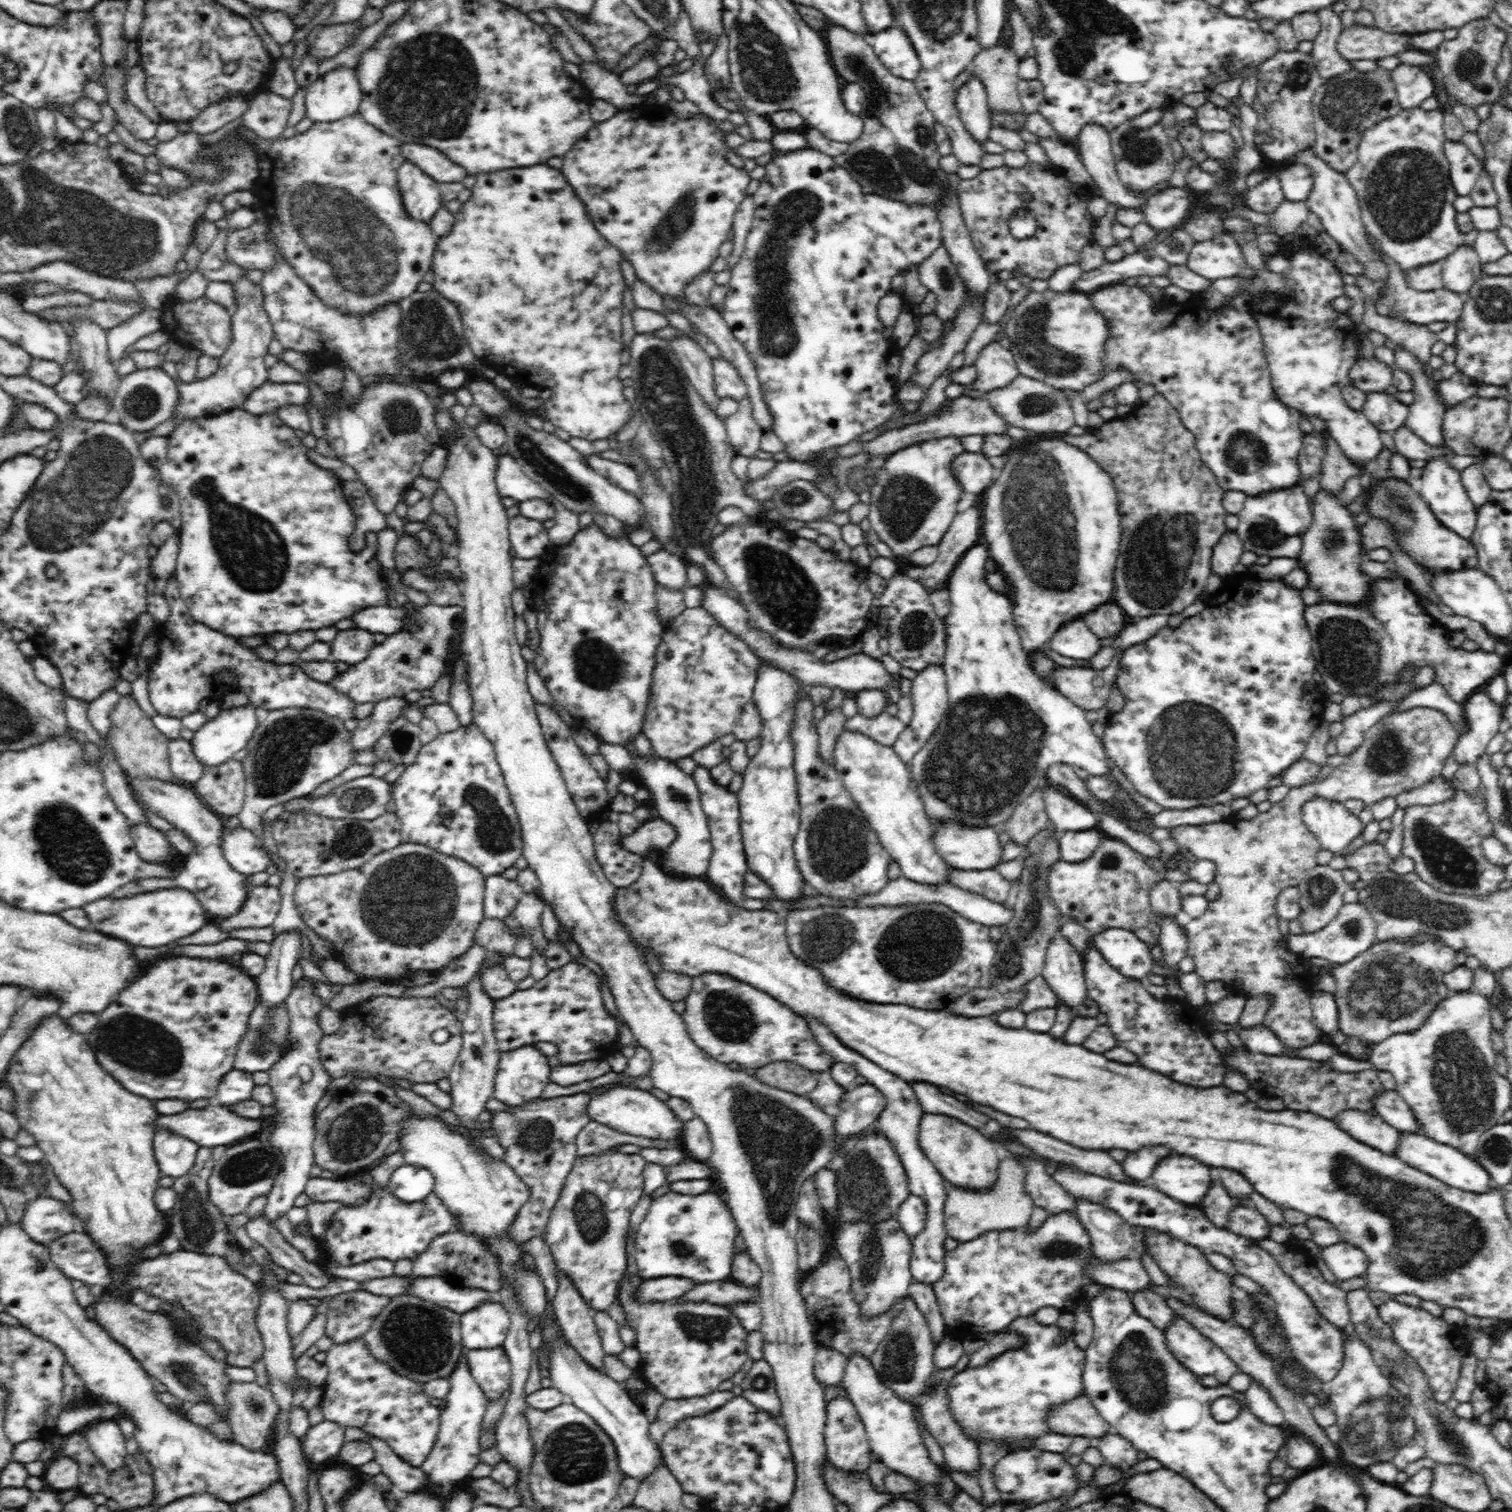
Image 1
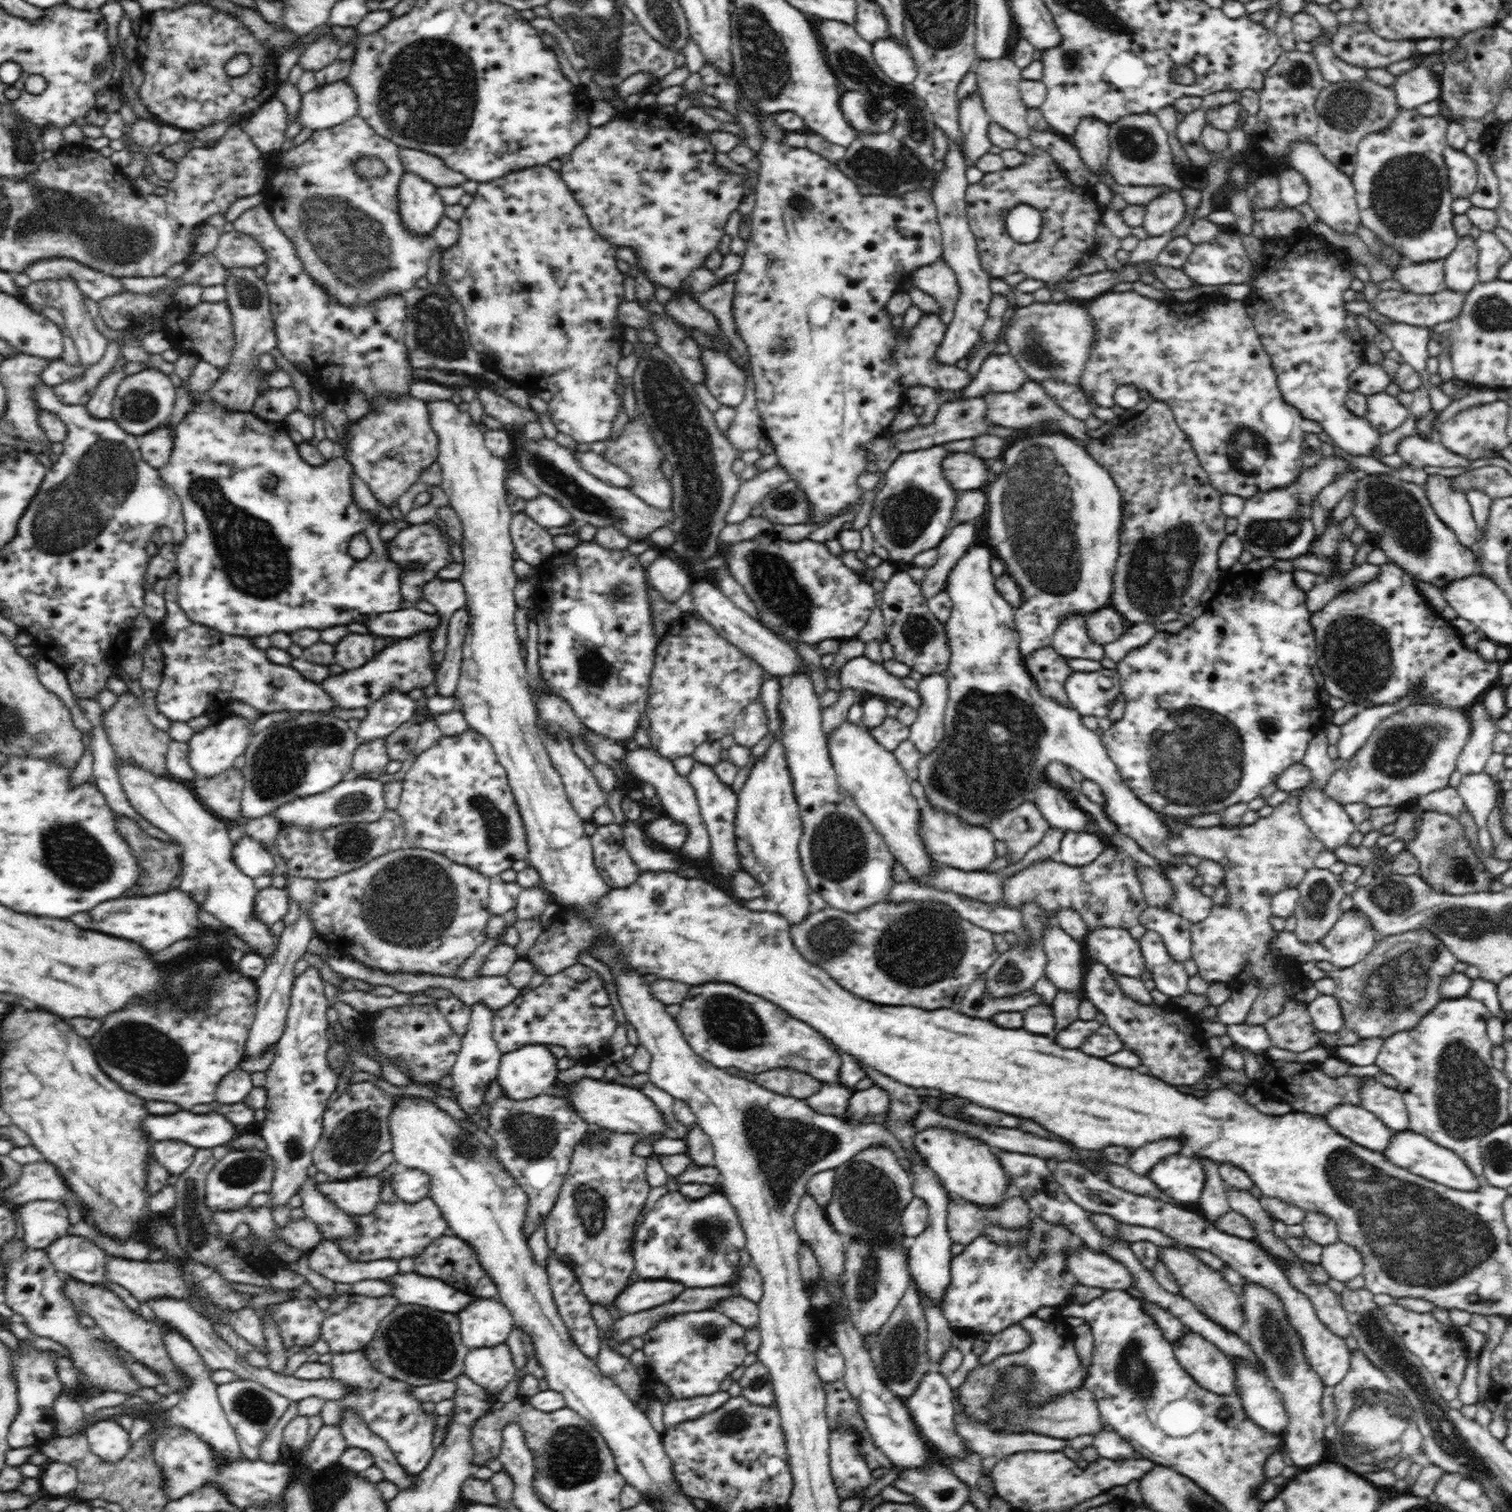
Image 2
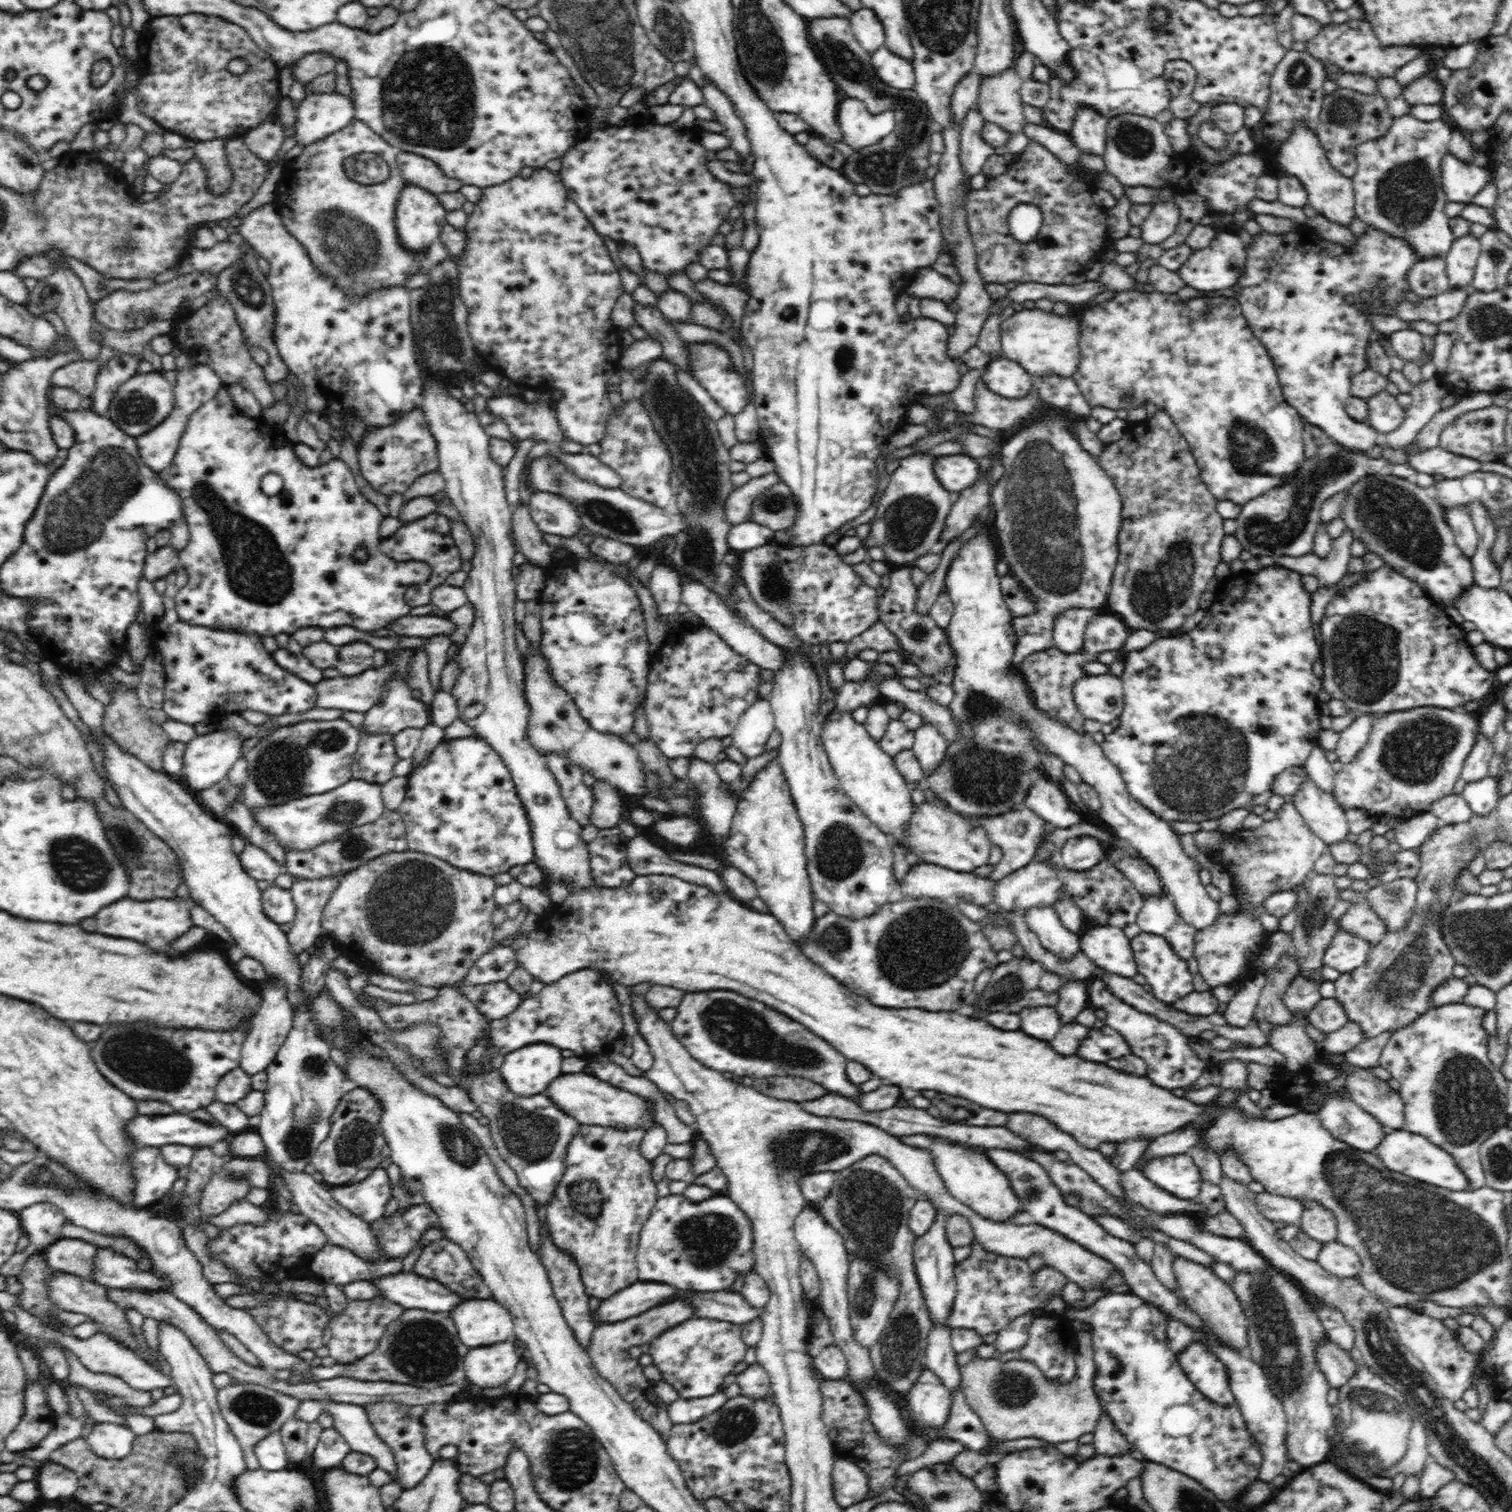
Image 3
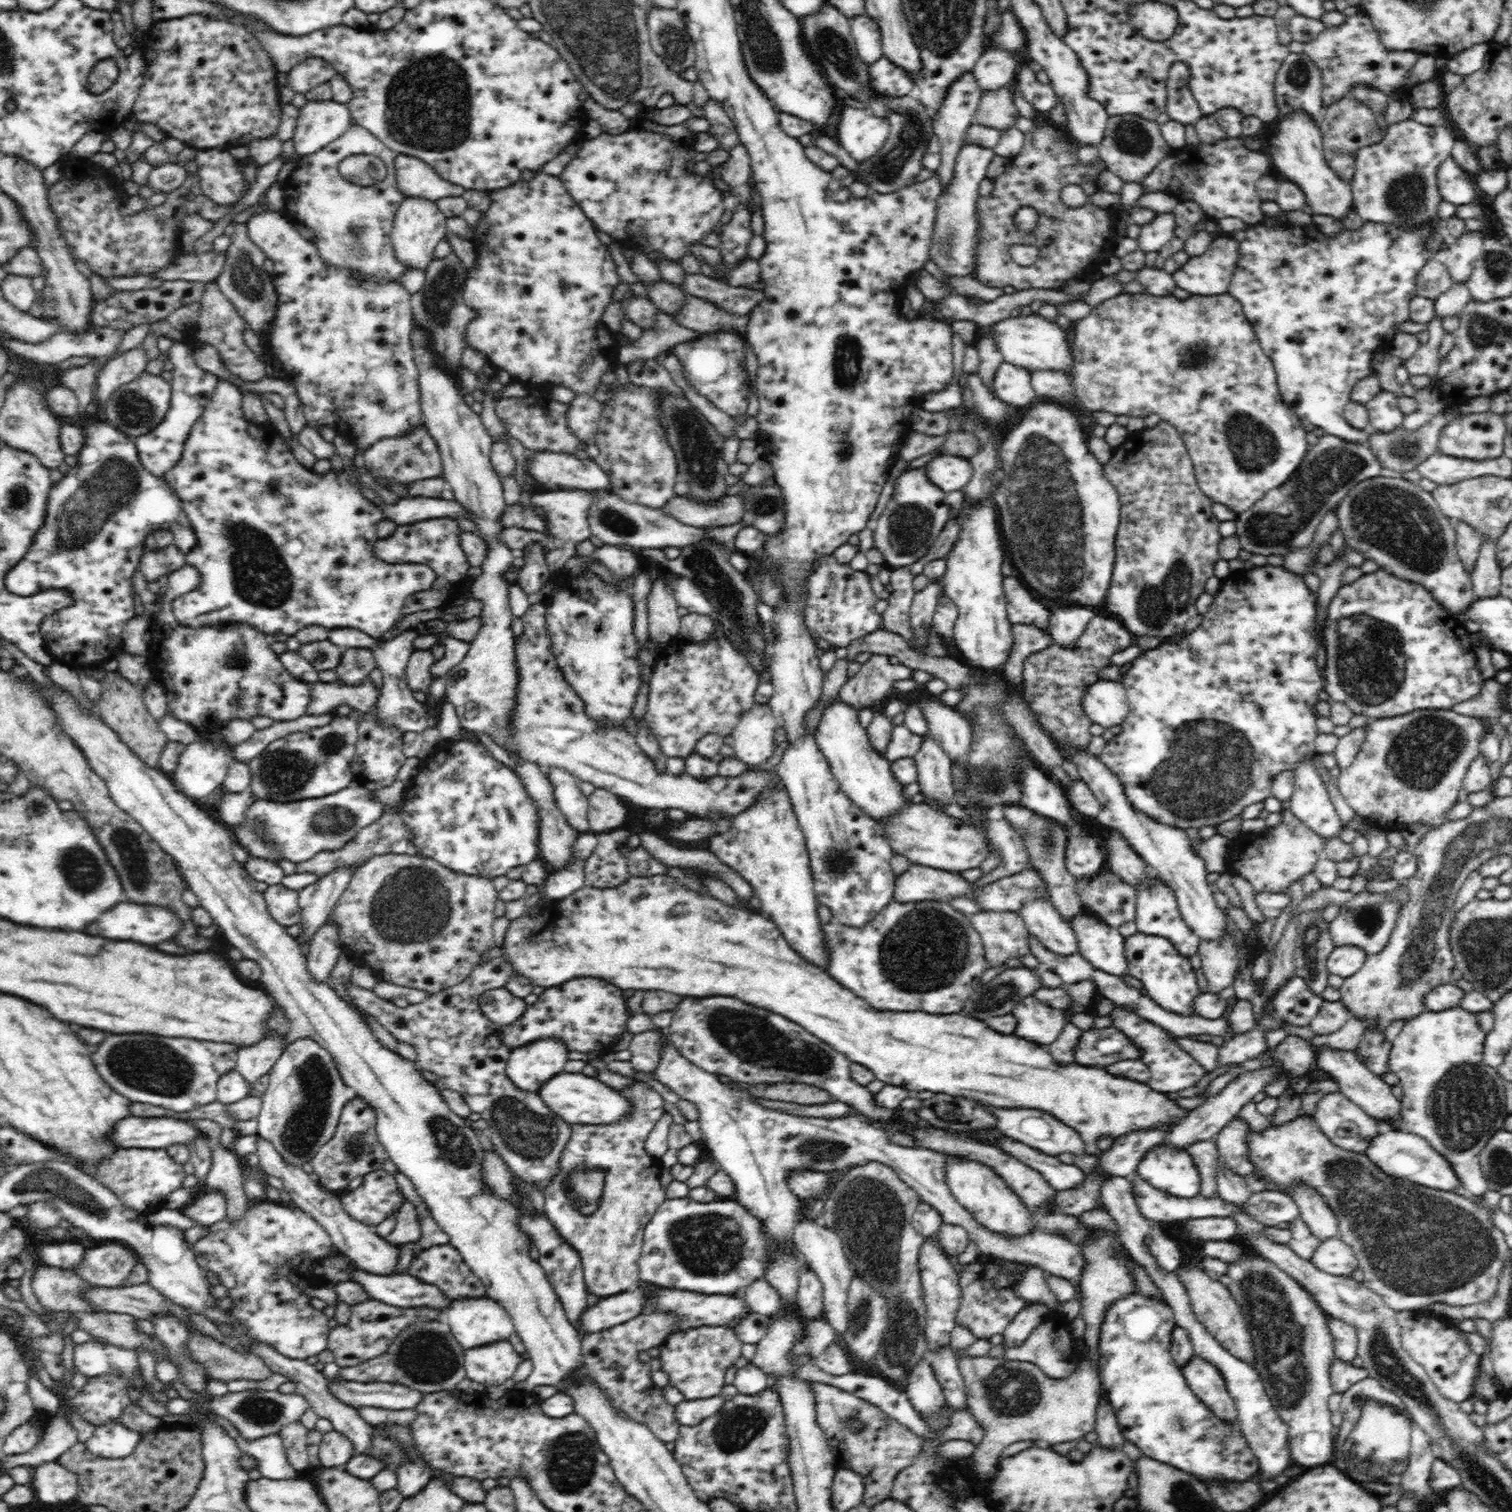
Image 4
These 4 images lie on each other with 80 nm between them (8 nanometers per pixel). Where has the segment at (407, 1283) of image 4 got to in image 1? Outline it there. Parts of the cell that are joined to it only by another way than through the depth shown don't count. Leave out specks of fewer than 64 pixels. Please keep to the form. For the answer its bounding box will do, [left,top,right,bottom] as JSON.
[407,1275,492,1314]

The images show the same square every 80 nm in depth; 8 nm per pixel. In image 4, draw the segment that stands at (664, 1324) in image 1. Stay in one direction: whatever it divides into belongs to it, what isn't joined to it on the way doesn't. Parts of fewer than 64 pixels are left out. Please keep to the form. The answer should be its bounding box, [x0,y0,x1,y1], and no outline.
[658,1326,743,1400]

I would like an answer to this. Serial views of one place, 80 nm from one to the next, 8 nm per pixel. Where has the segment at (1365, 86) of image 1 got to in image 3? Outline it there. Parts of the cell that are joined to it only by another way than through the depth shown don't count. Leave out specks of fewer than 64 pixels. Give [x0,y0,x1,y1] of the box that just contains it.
[1316,88,1394,178]

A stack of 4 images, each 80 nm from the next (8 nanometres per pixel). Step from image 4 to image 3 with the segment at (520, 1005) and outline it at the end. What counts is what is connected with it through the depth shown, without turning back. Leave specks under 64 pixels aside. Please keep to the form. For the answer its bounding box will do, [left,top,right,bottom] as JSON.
[450,981,524,1021]

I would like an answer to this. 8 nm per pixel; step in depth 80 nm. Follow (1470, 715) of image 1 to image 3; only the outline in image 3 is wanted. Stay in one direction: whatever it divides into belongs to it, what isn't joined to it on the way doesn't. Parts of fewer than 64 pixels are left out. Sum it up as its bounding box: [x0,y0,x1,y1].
[1460,732,1495,783]

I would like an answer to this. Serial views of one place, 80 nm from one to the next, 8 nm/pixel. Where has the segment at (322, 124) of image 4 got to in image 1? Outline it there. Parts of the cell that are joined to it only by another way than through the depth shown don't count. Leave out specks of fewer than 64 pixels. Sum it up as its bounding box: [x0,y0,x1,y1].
[305,67,363,122]

